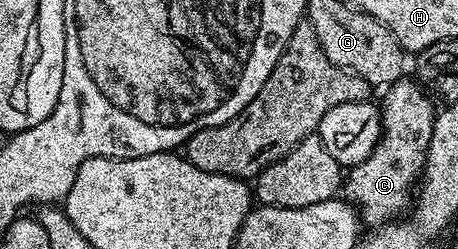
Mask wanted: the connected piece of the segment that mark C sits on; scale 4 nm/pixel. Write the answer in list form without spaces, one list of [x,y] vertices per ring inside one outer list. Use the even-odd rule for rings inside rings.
[[[413,78],[397,79],[385,88],[383,95],[386,96],[380,102],[380,141],[363,163],[349,168],[344,179],[345,198],[354,204],[361,222],[365,226],[367,223],[367,228],[370,229],[377,229],[384,223],[397,220],[411,206],[412,192],[426,165],[436,114],[435,100]]]

